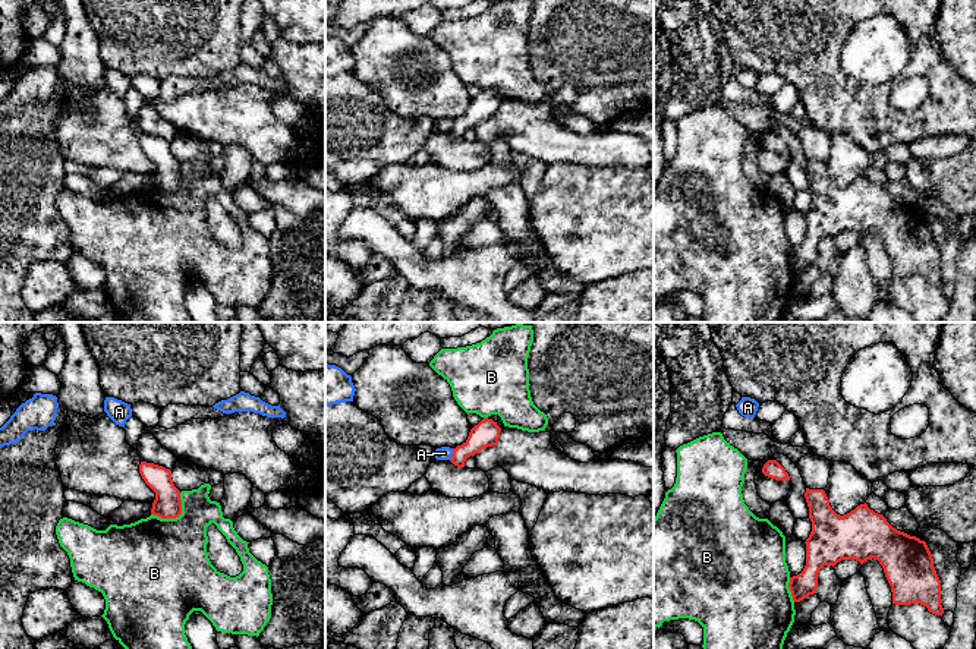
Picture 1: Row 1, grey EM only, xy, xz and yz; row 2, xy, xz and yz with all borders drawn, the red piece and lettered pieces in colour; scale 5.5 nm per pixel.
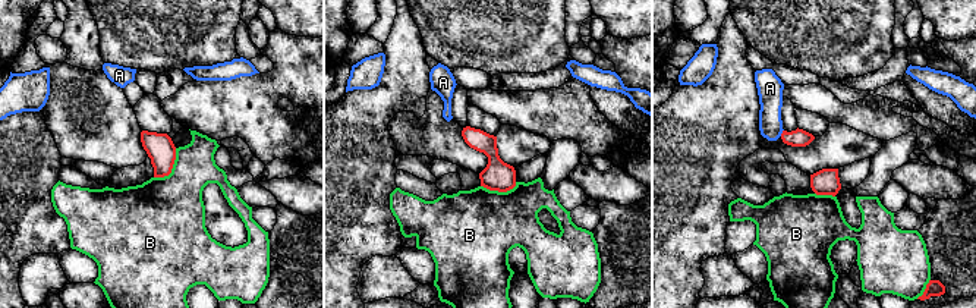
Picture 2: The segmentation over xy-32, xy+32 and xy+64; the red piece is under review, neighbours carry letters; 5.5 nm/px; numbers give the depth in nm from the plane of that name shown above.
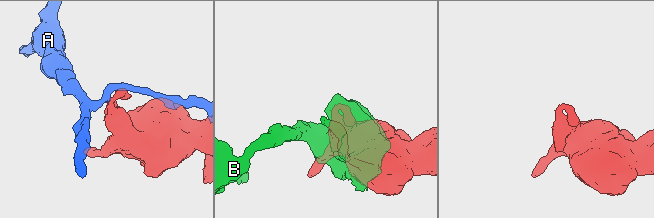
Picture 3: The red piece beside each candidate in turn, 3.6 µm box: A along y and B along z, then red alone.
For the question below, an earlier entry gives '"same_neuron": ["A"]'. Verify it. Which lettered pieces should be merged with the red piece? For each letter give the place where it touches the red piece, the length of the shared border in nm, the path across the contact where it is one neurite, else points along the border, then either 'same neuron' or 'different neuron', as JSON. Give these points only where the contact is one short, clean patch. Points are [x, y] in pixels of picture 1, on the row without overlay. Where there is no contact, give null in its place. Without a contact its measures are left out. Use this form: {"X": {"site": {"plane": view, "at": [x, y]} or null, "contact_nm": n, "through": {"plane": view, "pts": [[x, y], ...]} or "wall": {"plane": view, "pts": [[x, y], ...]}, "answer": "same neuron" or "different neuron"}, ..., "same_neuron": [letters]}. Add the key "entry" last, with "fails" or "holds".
{"A": {"site": {"plane": "xz", "at": [453, 126]}, "contact_nm": 70, "wall": {"plane": "xz", "pts": [[453, 120], [450, 132]]}, "answer": "different neuron"}, "B": {"site": {"plane": "xy", "at": [176, 188]}, "contact_nm": 200, "answer": "different neuron"}, "same_neuron": [], "entry": "fails"}

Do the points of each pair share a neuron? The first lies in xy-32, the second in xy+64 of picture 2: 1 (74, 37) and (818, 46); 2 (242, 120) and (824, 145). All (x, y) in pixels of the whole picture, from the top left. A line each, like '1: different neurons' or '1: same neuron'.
1: different neurons
2: different neurons

